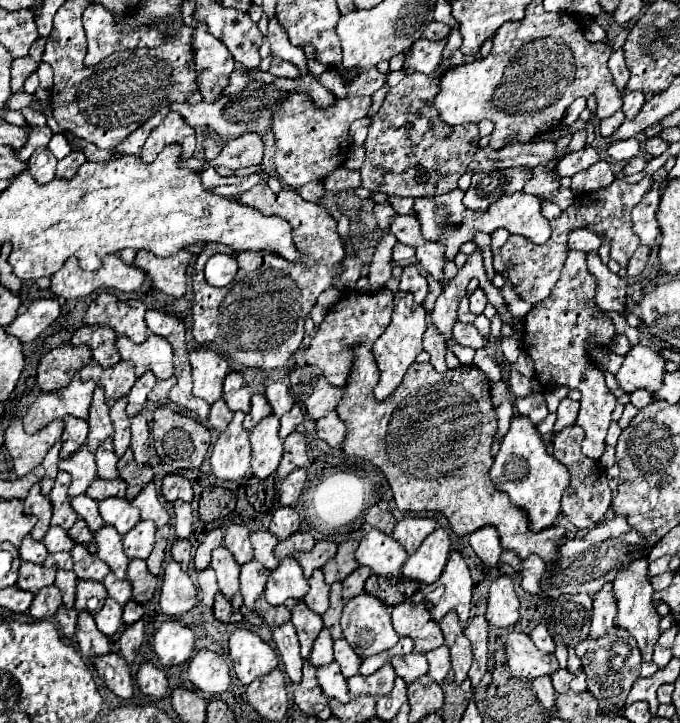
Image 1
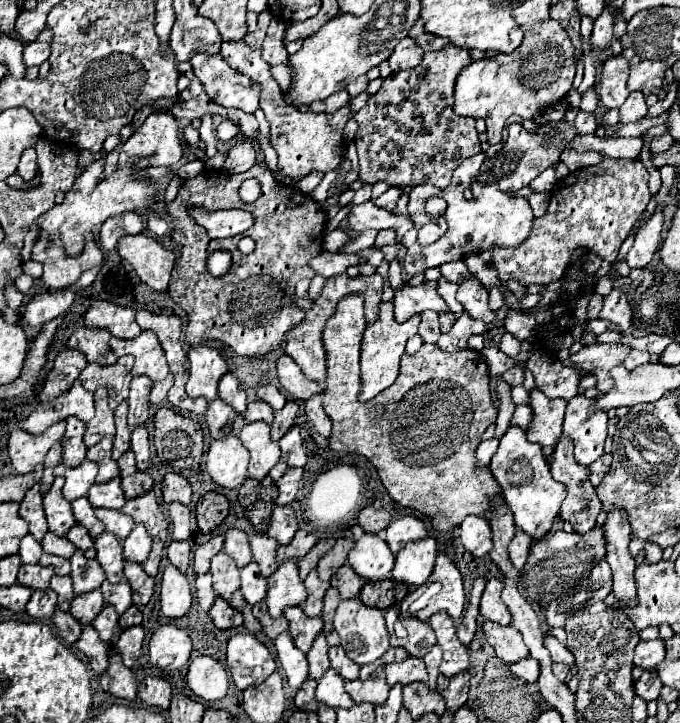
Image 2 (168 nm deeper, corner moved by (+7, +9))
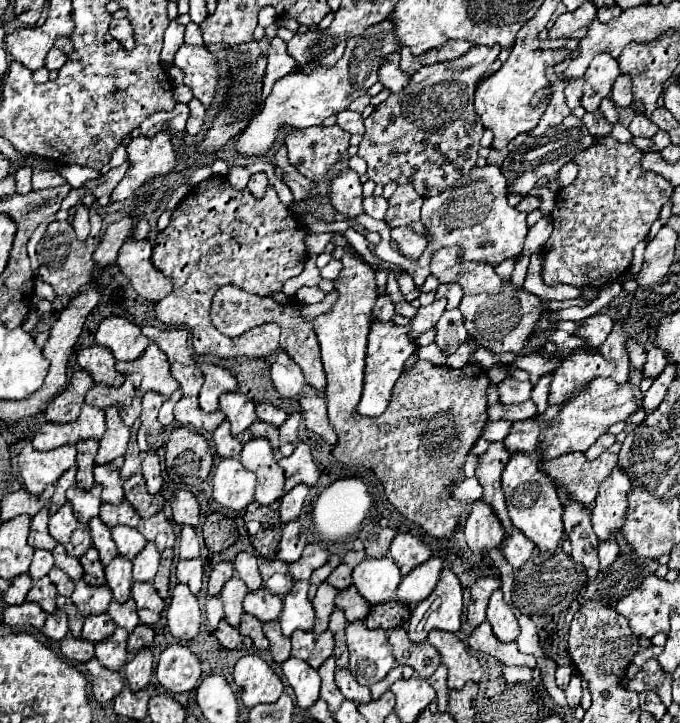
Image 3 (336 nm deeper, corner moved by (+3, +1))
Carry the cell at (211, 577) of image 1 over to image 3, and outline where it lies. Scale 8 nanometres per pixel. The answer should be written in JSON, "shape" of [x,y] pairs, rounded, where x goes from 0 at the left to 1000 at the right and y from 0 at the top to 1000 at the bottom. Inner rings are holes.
{"shape":[[[304,826],[301,853],[304,853],[307,867],[310,867],[310,870],[319,870],[319,862],[331,853],[331,851],[328,851],[328,834],[325,834],[322,826]]]}

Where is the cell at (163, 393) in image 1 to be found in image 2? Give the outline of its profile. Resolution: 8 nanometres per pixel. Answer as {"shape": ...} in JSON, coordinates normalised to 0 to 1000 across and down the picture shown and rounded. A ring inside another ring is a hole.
{"shape":[[[249,516],[249,519],[246,519],[240,527],[231,527],[231,530],[225,533],[222,546],[219,546],[222,560],[237,560],[237,557],[246,552],[246,541],[249,541],[251,530],[254,530],[254,519]]]}

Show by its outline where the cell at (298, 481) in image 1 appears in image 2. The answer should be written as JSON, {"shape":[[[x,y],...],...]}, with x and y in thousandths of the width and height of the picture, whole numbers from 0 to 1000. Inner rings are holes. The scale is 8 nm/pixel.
{"shape":[[[425,646],[416,654],[416,660],[407,665],[407,674],[410,674],[410,687],[404,690],[407,698],[425,698],[434,690],[443,657],[446,657],[446,649],[440,646]]]}

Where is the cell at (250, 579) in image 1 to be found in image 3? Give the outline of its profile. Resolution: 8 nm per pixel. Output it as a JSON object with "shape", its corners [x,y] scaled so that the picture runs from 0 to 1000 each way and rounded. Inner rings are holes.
{"shape":[[[381,815],[360,826],[357,842],[360,842],[360,848],[378,853],[384,862],[393,862],[393,859],[404,859],[413,851],[416,828],[410,823],[399,823],[399,820]]]}

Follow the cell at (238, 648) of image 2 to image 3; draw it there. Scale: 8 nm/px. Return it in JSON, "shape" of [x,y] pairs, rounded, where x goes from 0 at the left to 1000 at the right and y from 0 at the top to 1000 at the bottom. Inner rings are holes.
{"shape":[[[360,906],[346,920],[346,947],[354,956],[354,970],[360,978],[375,978],[381,972],[404,972],[416,953],[416,942],[404,928],[378,906]]]}

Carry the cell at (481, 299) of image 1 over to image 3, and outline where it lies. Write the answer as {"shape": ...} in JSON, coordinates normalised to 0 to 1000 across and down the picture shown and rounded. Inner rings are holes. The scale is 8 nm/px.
{"shape":[[[675,342],[646,344],[634,358],[634,380],[640,380],[646,391],[672,391],[681,397],[684,408],[675,422],[675,430],[681,433],[687,463],[696,466],[704,477],[710,477],[722,488],[766,491],[769,483],[775,480],[778,466],[790,452],[790,444],[801,433],[796,414],[772,400],[760,400],[751,389],[737,386],[722,364],[681,361],[675,350],[678,350]]]}

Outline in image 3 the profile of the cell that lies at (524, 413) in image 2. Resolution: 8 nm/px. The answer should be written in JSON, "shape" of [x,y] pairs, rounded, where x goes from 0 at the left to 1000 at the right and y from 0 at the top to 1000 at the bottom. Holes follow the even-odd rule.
{"shape":[[[719,582],[713,596],[710,596],[710,604],[719,610],[719,613],[728,613],[728,610],[740,610],[749,599],[749,591],[751,585],[749,582]]]}

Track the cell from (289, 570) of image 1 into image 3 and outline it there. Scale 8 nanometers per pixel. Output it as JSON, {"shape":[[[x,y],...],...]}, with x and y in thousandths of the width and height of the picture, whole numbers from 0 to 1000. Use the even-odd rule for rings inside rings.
{"shape":[[[434,804],[428,823],[416,826],[416,845],[410,851],[410,862],[419,881],[428,881],[431,873],[457,873],[463,862],[460,837],[451,828],[454,804]]]}

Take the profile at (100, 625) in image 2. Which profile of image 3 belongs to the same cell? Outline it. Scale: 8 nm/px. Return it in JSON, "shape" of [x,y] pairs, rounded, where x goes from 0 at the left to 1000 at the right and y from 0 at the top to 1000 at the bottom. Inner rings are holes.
{"shape":[[[175,867],[169,870],[169,878],[163,878],[163,884],[157,884],[157,889],[143,889],[140,900],[143,900],[143,911],[151,923],[163,925],[163,928],[178,928],[178,923],[187,917],[190,903],[187,903],[187,873],[175,873]]]}

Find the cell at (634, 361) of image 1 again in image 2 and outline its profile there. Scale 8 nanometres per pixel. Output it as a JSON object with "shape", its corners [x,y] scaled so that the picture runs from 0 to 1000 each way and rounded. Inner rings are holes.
{"shape":[[[884,474],[884,477],[866,477],[857,480],[851,488],[846,488],[840,497],[851,502],[851,513],[875,516],[878,519],[878,538],[893,544],[901,535],[899,513],[919,502],[919,494],[928,488],[925,477],[916,474]]]}

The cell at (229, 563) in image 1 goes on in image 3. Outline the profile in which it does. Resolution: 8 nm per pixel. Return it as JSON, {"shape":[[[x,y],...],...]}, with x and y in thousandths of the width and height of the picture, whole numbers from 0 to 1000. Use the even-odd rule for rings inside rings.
{"shape":[[[343,798],[331,806],[328,817],[325,817],[325,828],[328,828],[328,837],[331,837],[331,856],[337,859],[340,867],[351,867],[354,862],[354,851],[357,851],[357,828],[363,823],[363,809],[351,801],[351,798]]]}

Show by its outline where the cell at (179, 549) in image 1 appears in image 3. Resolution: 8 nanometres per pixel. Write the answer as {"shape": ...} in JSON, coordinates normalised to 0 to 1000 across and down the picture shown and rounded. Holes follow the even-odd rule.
{"shape":[[[278,773],[260,779],[260,804],[278,809],[278,815],[290,823],[299,809],[299,776],[296,773]]]}

